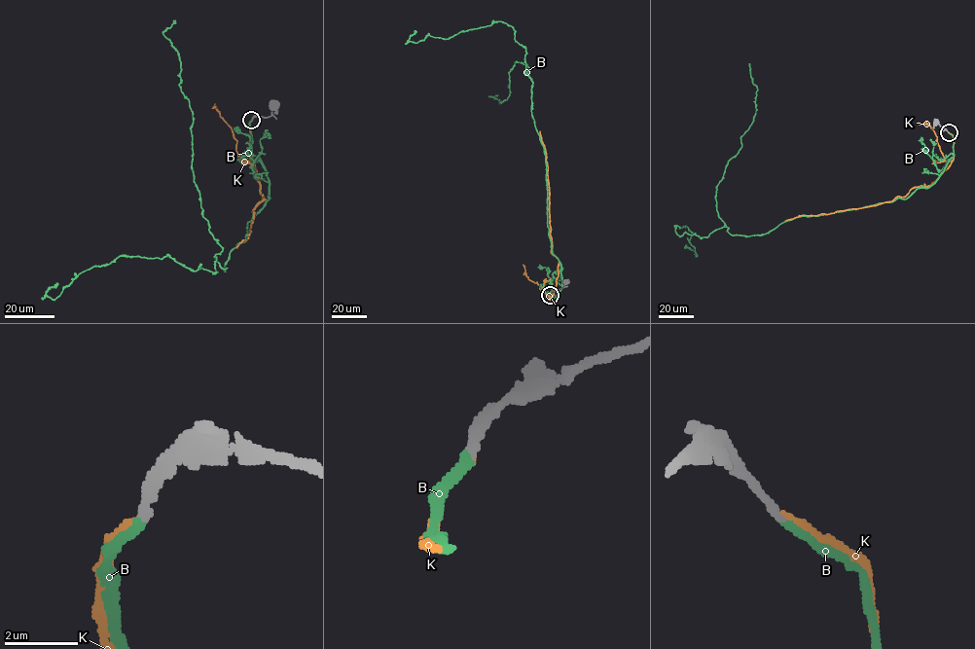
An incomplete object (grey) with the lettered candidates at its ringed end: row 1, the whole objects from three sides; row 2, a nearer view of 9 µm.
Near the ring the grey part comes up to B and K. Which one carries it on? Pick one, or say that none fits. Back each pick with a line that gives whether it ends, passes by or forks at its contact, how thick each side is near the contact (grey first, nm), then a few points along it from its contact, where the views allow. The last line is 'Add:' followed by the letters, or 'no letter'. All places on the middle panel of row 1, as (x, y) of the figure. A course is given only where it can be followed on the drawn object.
B: it ends there; 240 nm thick on the grey side, 240 nm on the other; it runs (550, 295), (561, 286), (560, 264), (549, 235), (525, 49), (501, 21), (408, 40), (416, 31)
Add: B

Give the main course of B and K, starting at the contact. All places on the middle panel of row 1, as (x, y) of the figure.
B: (550, 295), (561, 286), (560, 264), (549, 235), (525, 49), (501, 21), (408, 40), (416, 31)
K: (550, 295), (550, 300), (558, 275), (559, 260), (551, 252), (548, 165), (539, 131)

